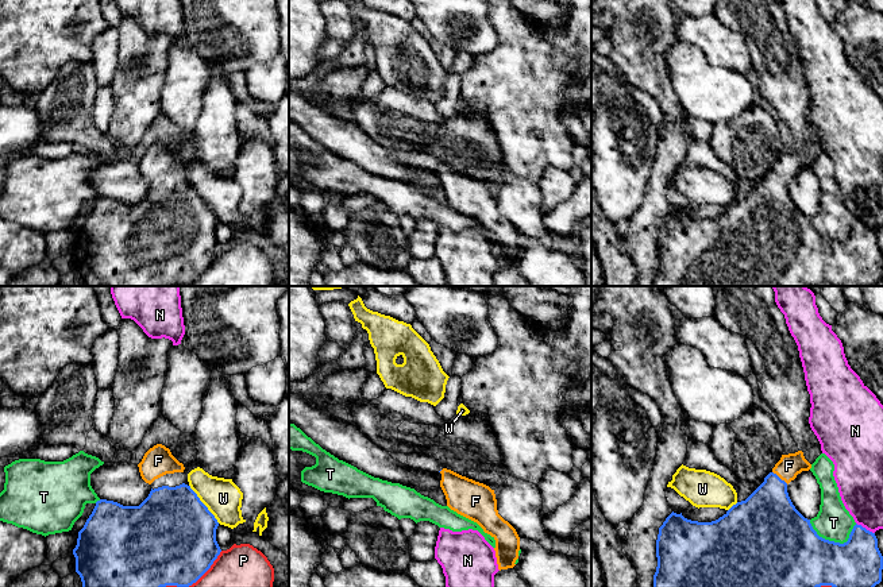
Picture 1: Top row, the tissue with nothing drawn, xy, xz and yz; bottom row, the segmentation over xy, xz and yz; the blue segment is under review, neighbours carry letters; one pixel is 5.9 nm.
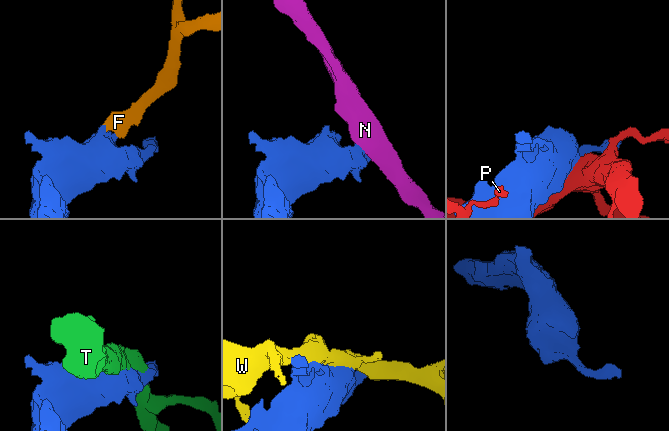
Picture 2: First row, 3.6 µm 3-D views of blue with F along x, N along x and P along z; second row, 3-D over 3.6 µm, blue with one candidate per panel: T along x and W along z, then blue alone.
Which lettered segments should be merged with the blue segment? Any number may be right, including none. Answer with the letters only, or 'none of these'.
F

